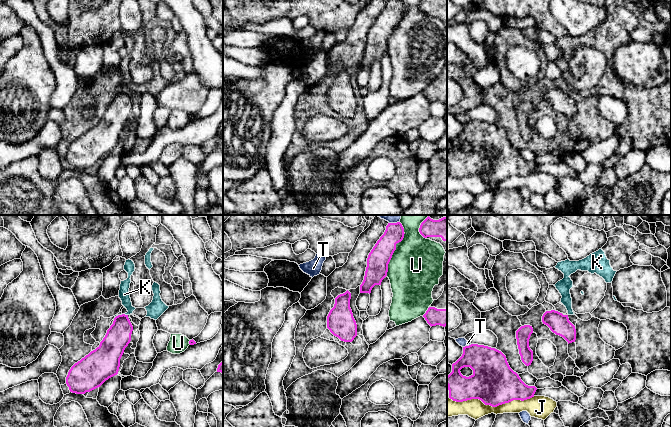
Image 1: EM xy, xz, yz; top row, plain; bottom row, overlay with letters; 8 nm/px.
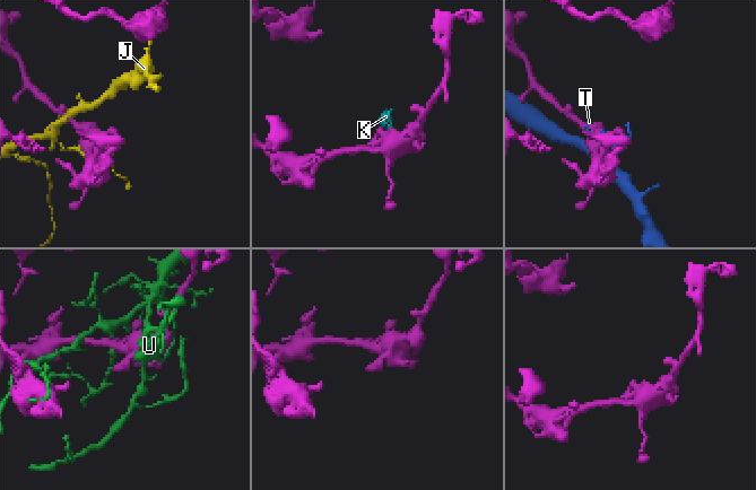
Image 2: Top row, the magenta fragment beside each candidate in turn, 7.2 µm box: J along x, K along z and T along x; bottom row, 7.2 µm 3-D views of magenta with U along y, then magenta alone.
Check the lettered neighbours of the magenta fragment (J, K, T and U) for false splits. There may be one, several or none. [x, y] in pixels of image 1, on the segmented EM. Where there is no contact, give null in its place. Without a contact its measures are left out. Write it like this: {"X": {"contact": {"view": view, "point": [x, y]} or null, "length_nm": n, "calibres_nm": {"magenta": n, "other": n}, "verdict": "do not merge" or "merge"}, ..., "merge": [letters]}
{"J": {"contact": {"view": "yz", "point": [491, 405]}, "length_nm": 700, "calibres_nm": {"magenta": 360, "other": 160}, "verdict": "do not merge"}, "K": {"contact": {"view": "xy", "point": [126, 315]}, "length_nm": 30, "calibres_nm": {"magenta": 200, "other": 90}, "verdict": "do not merge"}, "T": {"contact": {"view": "yz", "point": [467, 346]}, "length_nm": 80, "calibres_nm": {"magenta": 280, "other": 70}, "verdict": "do not merge"}, "U": {"contact": {"view": "xz", "point": [395, 248]}, "length_nm": 460, "calibres_nm": {"magenta": 180, "other": 420}, "verdict": "do not merge"}, "merge": []}

